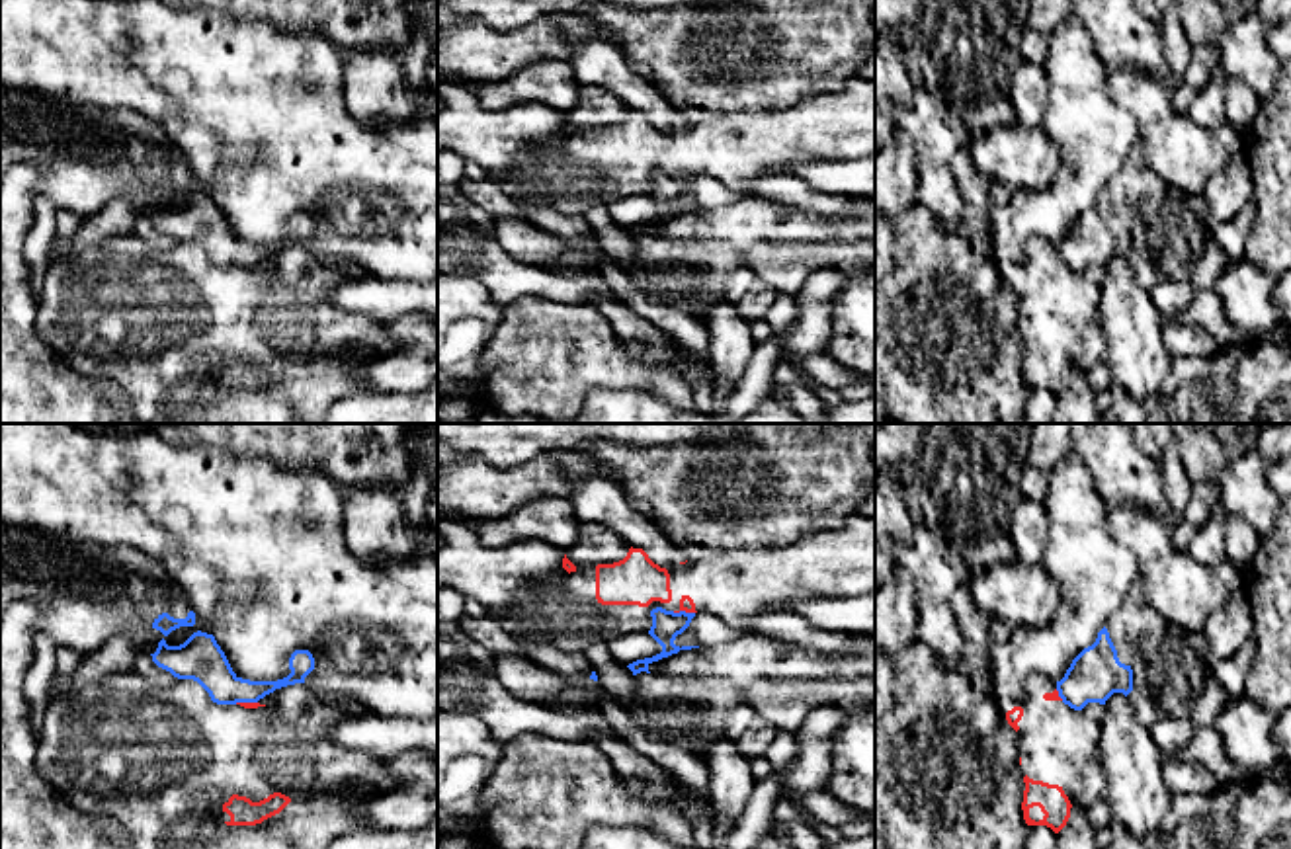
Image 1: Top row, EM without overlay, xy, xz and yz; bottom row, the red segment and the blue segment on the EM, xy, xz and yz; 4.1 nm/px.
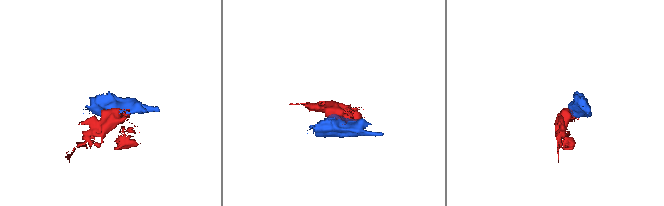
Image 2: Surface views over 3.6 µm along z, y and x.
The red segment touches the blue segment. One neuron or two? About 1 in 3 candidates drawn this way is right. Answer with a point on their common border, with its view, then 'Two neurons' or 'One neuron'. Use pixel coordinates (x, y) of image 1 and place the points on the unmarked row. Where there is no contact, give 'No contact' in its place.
Touches red at xz (684, 172). Two neurons

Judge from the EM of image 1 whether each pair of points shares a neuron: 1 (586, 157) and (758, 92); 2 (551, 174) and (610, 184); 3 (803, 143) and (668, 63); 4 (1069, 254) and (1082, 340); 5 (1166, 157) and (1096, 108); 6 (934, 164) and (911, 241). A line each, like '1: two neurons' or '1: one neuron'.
1: two neurons
2: one neuron
3: two neurons
4: two neurons
5: two neurons
6: two neurons

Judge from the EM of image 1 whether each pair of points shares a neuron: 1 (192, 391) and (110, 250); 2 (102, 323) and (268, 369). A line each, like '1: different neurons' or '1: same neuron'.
1: different neurons
2: same neuron

